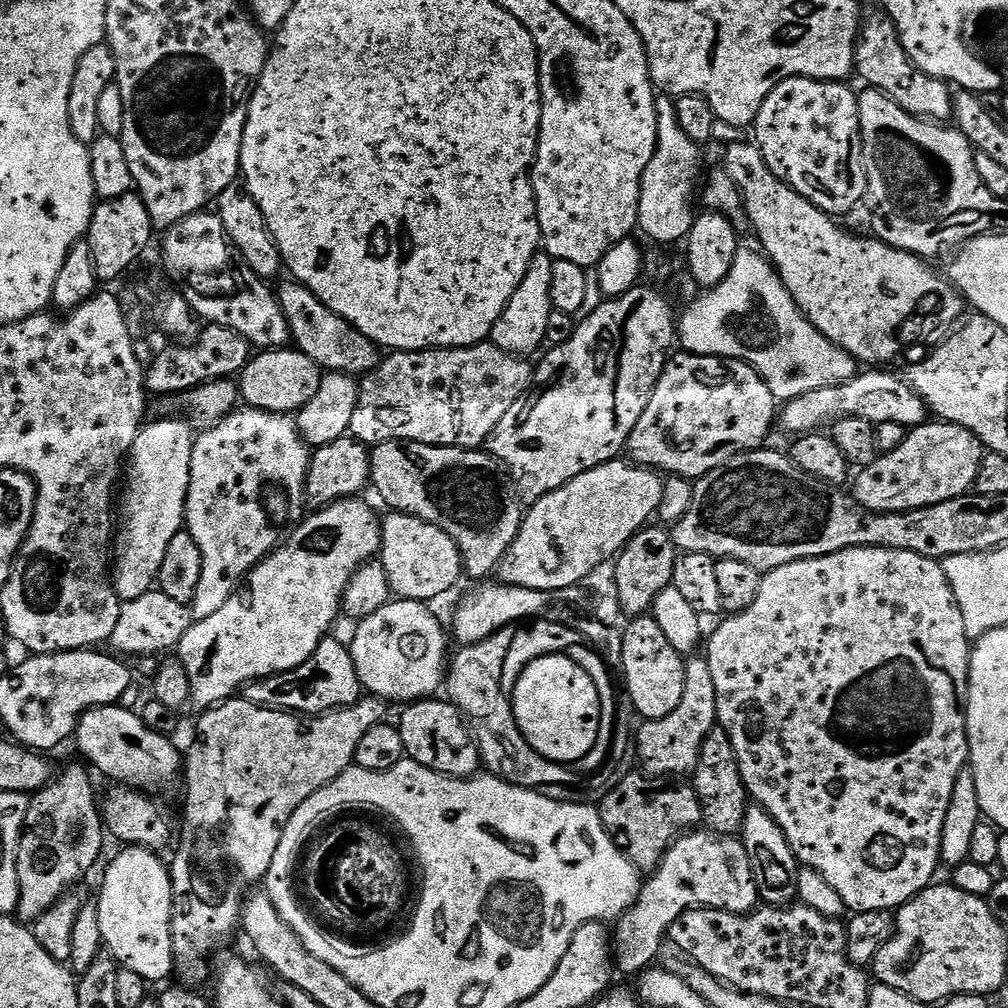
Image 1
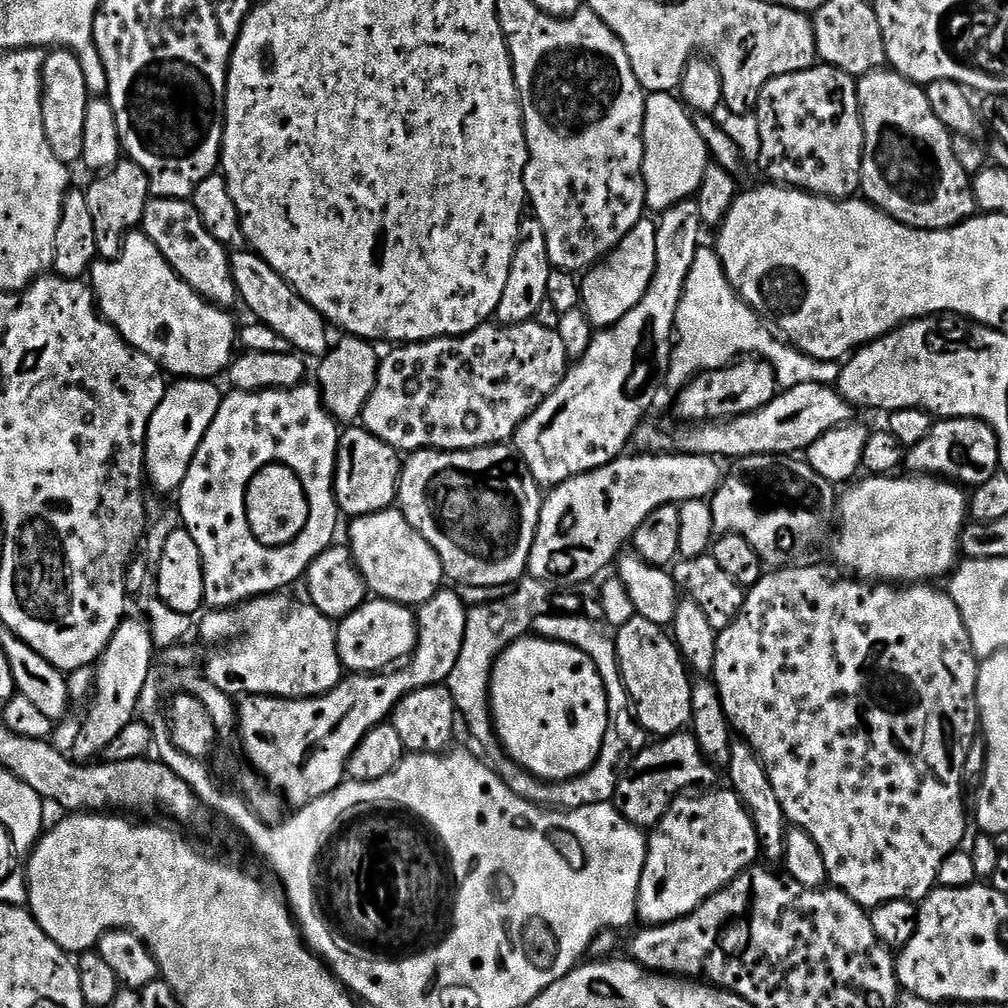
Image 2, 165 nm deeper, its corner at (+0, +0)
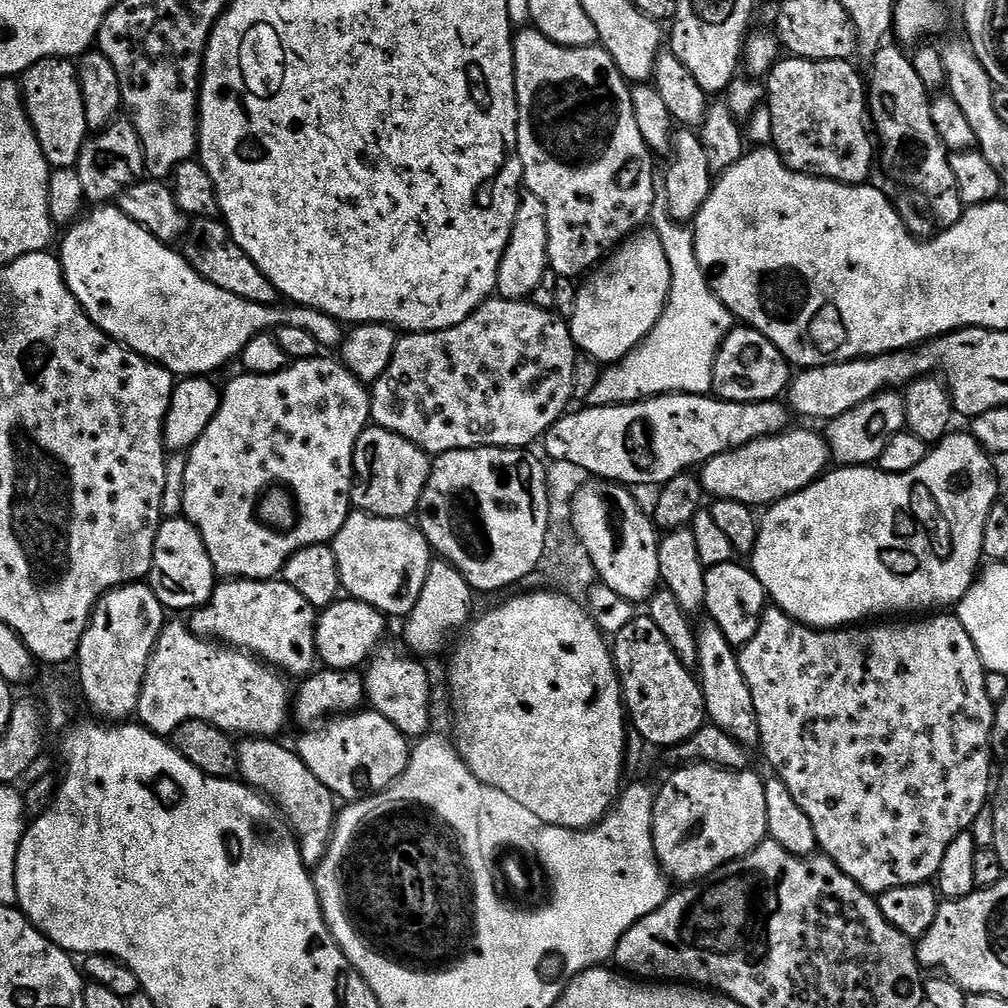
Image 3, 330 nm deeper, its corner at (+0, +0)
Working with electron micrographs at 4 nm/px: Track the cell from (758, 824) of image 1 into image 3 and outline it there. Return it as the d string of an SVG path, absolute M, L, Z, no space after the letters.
M704 618L701 624L697 623L695 630L698 662L694 672L700 682L704 695L704 710L711 727L722 729L739 744L759 745L760 727L754 710L754 698L750 694L750 686L746 686L737 649L733 648L726 634L722 634L720 627L711 618Z

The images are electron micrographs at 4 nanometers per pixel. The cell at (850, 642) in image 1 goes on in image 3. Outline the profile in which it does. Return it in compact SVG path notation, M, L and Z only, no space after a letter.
M768 606L758 626L758 634L754 634L754 638L750 638L750 642L738 652L746 686L750 686L750 694L754 698L754 710L760 727L759 747L764 748L769 766L776 771L773 772L775 779L786 782L786 790L790 790L794 802L798 802L798 806L802 806L802 811L810 818L819 851L829 856L847 876L854 878L862 890L873 894L898 886L929 883L940 871L946 846L950 846L958 834L969 831L973 827L971 824L979 818L980 811L983 808L985 811L990 800L990 785L994 780L988 752L996 709L990 694L986 694L986 673L978 658L978 650L974 650L974 642L970 642L970 634L966 634L966 626L962 626L955 614L932 614L913 620L916 620L913 624L880 622L877 628L849 626L821 630L799 624L780 608Z

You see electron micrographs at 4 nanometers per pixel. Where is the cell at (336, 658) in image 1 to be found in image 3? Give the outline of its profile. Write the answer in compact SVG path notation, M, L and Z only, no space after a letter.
M283 578L225 579L217 583L207 604L191 613L190 627L196 636L238 648L241 652L247 652L263 660L265 664L289 677L304 678L318 664L317 619L318 609L310 606L310 602L306 602L306 598L302 598L302 594L298 594L298 590L294 590L294 586L290 586Z

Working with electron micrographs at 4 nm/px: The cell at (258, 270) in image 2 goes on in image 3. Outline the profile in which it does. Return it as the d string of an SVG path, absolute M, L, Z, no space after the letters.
M196 218L187 225L182 237L182 255L188 260L188 265L206 282L214 282L214 286L222 286L222 290L230 290L230 294L238 294L238 298L246 298L250 302L260 304L275 305L278 300L278 293L274 285L250 262L250 258L243 252L237 244L232 241L232 236L228 232L228 227L224 225L220 218Z

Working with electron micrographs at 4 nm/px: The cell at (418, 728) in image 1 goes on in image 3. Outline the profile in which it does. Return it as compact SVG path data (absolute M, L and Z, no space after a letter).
M384 646L367 661L368 672L363 673L364 695L374 711L394 722L403 736L420 738L431 729L428 727L432 724L432 684L427 670L420 665L423 663L401 652Z

